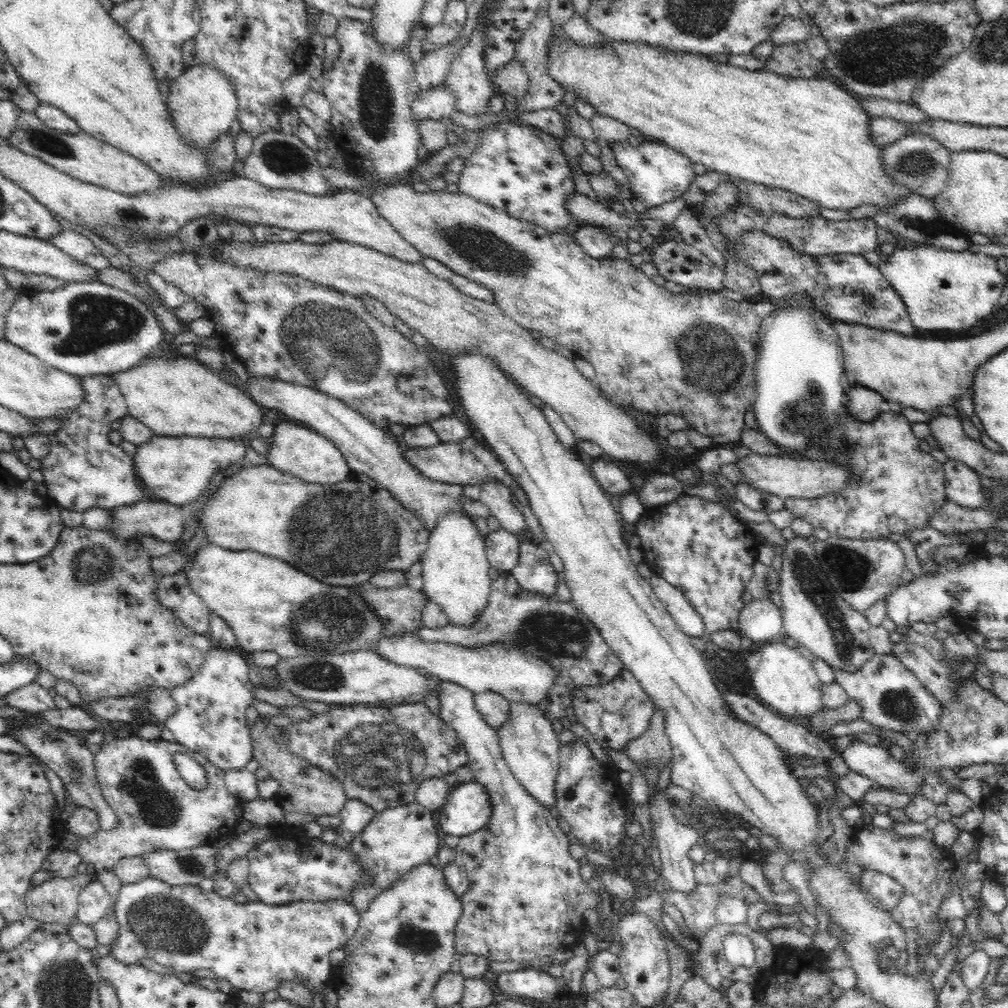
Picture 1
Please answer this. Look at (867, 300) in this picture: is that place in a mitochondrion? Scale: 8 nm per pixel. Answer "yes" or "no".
yes

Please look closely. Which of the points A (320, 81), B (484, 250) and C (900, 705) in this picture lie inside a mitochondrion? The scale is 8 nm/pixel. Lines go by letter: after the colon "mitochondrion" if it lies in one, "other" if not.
A: other
B: mitochondrion
C: mitochondrion

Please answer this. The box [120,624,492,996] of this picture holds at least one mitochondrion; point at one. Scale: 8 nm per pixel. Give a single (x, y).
(383, 756)

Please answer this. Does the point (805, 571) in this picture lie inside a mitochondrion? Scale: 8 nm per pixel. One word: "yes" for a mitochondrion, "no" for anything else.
yes

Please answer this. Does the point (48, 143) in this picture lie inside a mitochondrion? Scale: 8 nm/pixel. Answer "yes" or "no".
yes

